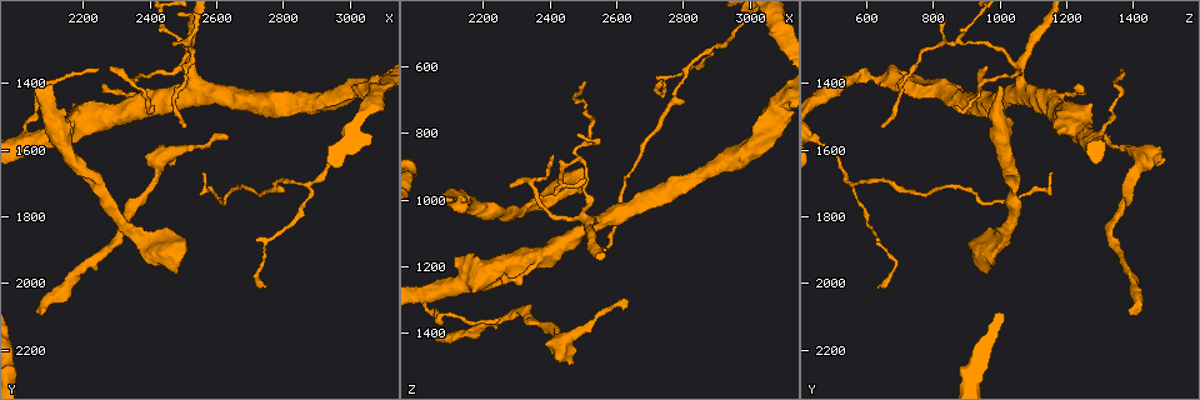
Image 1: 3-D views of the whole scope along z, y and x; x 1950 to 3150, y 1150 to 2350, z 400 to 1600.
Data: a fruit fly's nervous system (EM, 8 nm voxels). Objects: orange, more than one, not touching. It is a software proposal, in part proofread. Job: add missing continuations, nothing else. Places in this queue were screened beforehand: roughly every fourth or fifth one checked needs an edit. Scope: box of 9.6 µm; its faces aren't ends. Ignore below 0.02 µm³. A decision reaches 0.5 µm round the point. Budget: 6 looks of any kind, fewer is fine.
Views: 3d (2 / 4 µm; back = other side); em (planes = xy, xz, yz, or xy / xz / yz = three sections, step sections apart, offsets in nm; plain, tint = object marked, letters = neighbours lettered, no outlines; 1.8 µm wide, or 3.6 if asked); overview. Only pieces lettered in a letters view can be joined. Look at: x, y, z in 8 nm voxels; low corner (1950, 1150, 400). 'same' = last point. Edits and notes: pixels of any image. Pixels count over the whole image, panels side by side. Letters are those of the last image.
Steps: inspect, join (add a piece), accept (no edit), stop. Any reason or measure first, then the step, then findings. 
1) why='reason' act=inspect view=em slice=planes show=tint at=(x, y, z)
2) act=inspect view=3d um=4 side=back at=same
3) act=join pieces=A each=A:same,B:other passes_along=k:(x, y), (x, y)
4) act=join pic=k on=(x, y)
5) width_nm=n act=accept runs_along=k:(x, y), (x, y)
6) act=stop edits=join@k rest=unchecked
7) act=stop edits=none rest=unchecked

why='sudden change in width' act=inspect view=em slice=planes show=letters at=(2430, 1620, 1430)

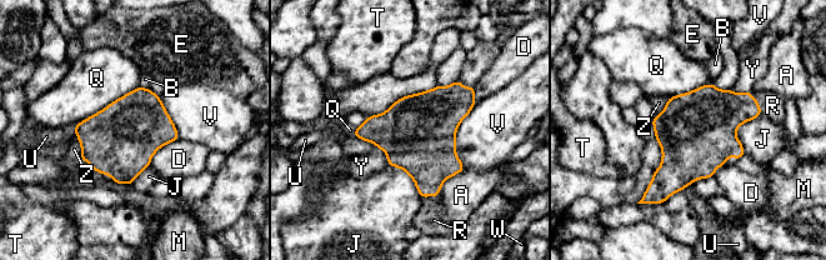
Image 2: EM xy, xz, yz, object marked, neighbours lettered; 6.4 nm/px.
act=join pieces=R each=A:other,B:other,D:other,E:other,J:other,M:other,Q:other,R:same,T:other,U:other,V:other,W:other,Y:other,Z:other found='it goes on there'

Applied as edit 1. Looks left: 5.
why='branch stops here' act=inspect view=3d um=2 at=(2070, 2100, 1400)

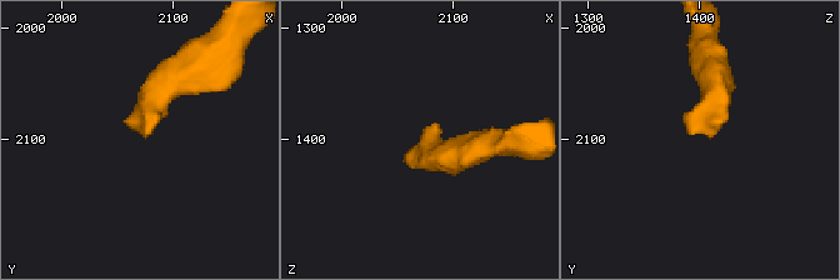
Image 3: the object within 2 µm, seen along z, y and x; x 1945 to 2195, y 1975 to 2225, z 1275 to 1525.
act=inspect view=em slice=planes show=tint at=(2076, 2098, 1394)

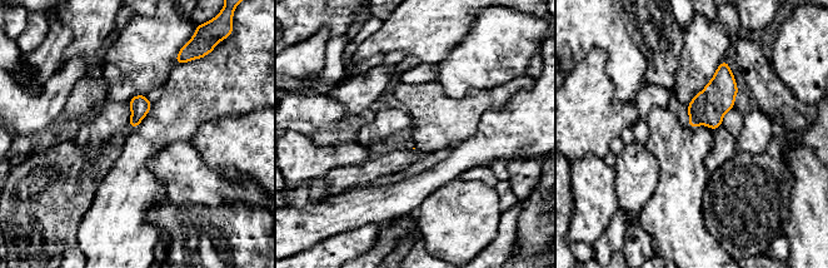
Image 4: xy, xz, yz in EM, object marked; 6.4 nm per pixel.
why='what lies round it' act=inspect view=em slice=planes show=letters at=same

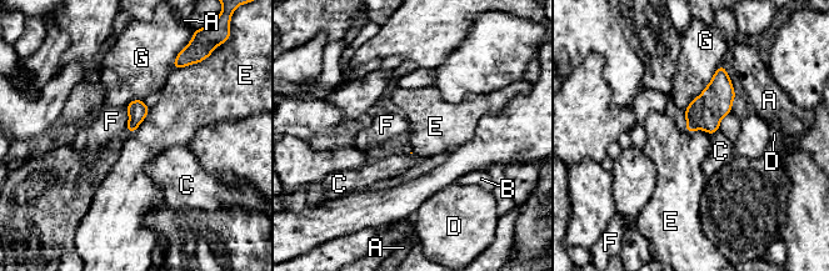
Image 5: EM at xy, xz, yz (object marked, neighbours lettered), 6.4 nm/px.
act=accept each=A:other,B:other,C:other,D:other,E:other,F:other,G:other border=5:(149, 109), (143, 121), (129, 133) found='no lettered piece goes on from it'

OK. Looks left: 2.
act=stop edits=join@2 rest=unchecked

